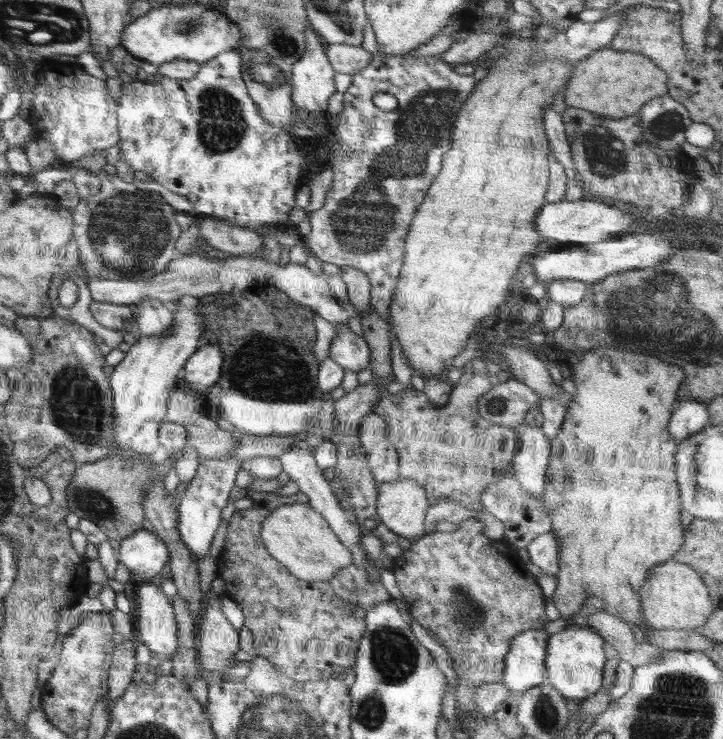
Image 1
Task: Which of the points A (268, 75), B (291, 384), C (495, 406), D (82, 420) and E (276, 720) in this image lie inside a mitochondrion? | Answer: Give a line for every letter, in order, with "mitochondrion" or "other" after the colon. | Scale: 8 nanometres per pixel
A: mitochondrion
B: mitochondrion
C: mitochondrion
D: mitochondrion
E: mitochondrion

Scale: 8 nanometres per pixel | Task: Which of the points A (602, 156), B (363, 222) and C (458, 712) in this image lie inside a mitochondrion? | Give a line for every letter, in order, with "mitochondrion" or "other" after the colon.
A: mitochondrion
B: mitochondrion
C: other

